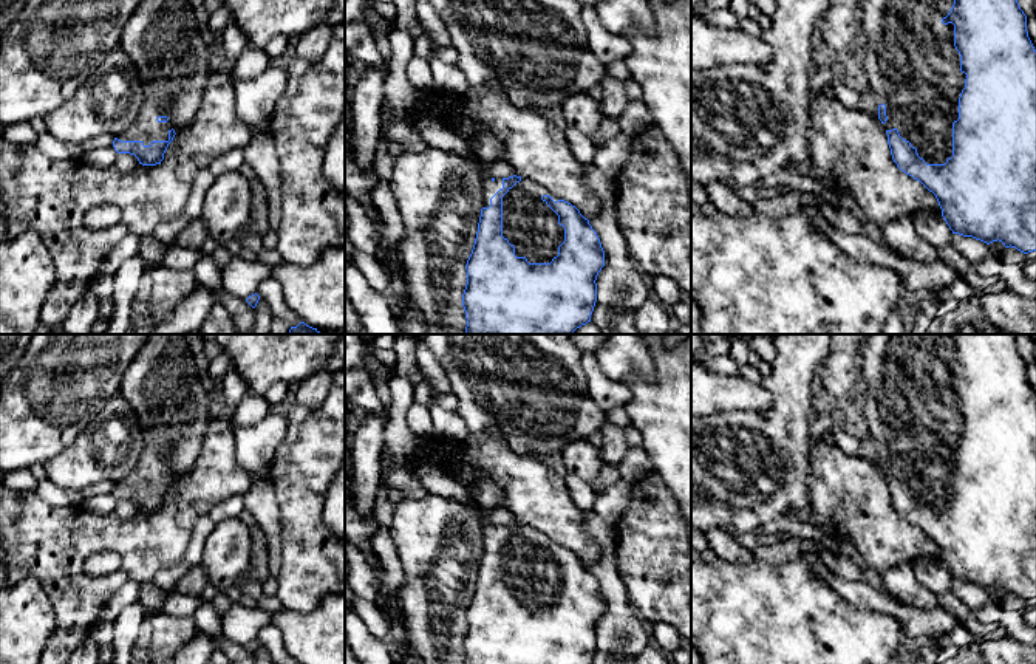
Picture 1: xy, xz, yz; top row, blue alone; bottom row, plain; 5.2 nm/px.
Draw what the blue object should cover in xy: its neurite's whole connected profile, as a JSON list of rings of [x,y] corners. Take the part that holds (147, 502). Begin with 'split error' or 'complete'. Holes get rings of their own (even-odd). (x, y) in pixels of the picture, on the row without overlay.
split error | [[[150,334],[127,367],[119,393],[138,416],[144,449],[136,466],[114,483],[113,494],[118,500],[135,501],[142,512],[156,512],[164,506],[175,481],[195,466],[210,421],[209,392],[199,378],[186,334]]]

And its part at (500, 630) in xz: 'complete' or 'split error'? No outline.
split error

